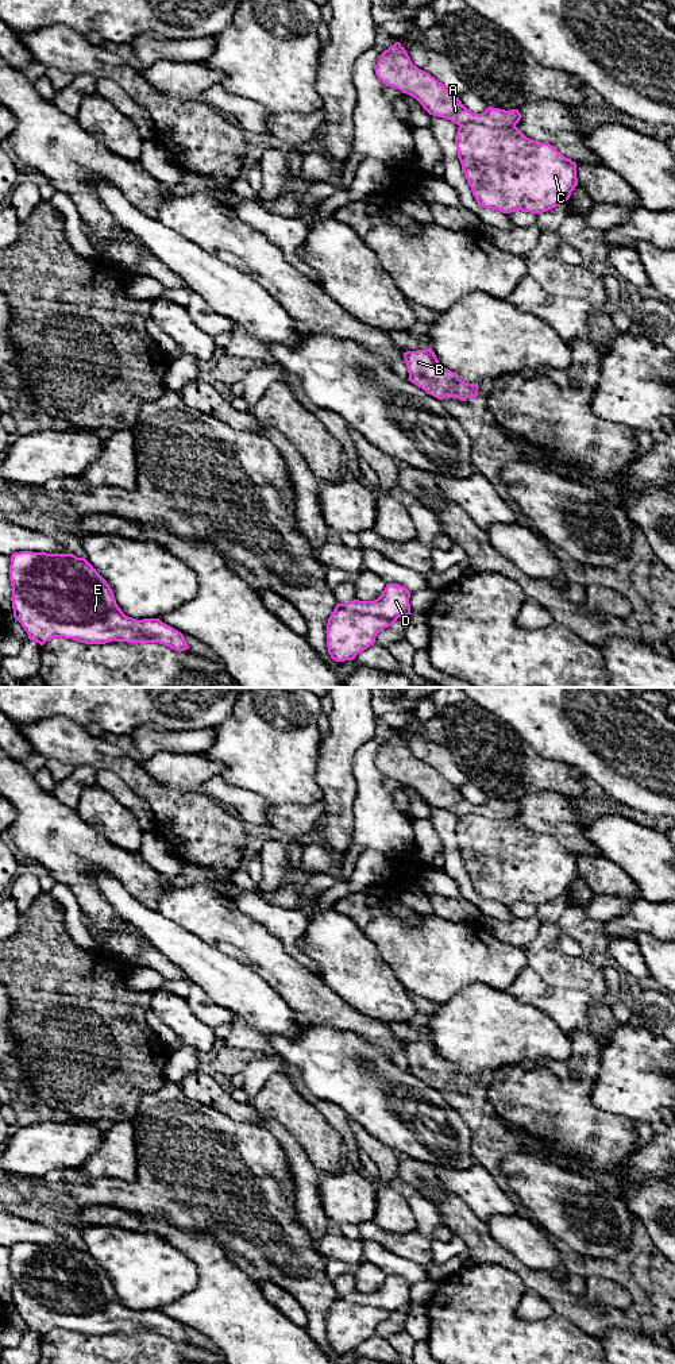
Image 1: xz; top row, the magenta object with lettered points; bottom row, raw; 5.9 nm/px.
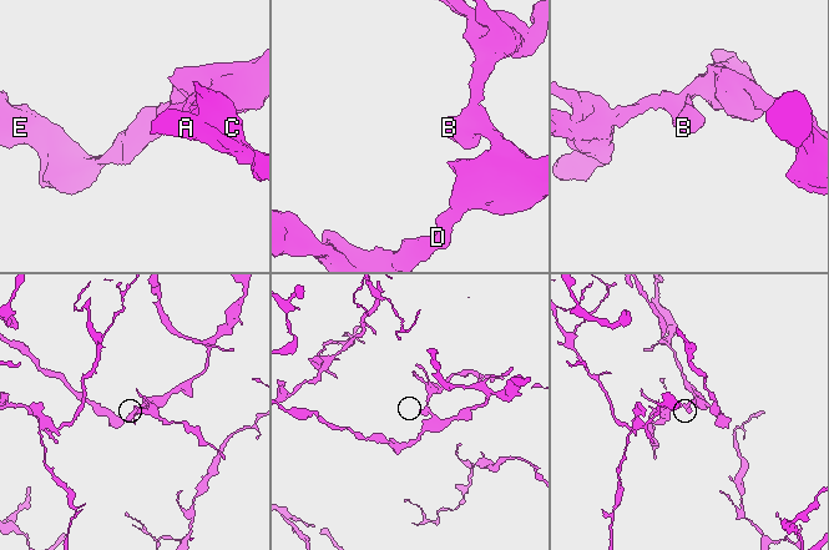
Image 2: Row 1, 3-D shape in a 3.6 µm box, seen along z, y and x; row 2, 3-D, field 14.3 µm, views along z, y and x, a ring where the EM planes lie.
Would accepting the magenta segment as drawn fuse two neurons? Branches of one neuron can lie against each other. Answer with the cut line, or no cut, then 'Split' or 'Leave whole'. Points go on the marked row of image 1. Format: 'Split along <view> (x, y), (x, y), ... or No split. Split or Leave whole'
Split along xz (459, 124), (515, 126). Split

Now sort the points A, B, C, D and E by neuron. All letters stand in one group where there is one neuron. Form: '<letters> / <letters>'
A / B C D E

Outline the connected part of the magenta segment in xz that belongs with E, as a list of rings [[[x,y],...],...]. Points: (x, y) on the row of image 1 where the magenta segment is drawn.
[[[14,552],[9,581],[14,617],[28,639],[40,646],[53,637],[65,637],[85,644],[115,640],[188,650],[184,635],[159,619],[126,616],[111,586],[85,558]]]

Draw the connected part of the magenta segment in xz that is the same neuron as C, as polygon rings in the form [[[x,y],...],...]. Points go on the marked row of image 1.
[[[479,123],[459,126],[455,146],[477,203],[502,213],[543,213],[567,201],[578,185],[576,163],[552,145],[526,138],[516,126],[491,128]]]

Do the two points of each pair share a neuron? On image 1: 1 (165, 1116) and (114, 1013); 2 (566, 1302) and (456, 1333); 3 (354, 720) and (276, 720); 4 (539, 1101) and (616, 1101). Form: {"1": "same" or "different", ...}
{"1": "different", "2": "different", "3": "different", "4": "different"}

